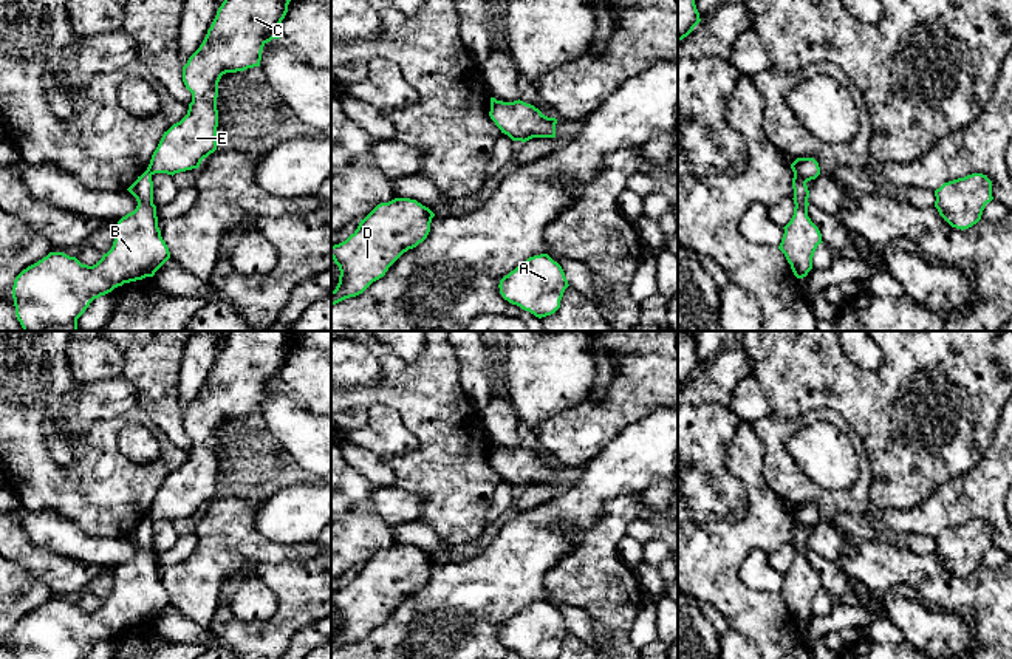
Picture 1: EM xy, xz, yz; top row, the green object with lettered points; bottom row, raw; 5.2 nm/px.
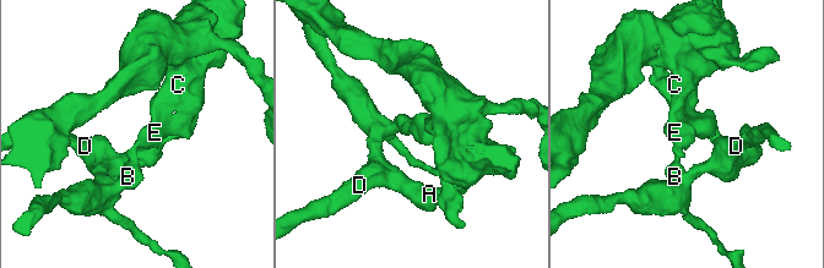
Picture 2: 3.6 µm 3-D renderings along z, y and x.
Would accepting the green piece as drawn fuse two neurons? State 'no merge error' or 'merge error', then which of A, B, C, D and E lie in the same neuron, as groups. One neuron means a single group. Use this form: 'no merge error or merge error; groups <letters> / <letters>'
merge error; groups A B D / C E

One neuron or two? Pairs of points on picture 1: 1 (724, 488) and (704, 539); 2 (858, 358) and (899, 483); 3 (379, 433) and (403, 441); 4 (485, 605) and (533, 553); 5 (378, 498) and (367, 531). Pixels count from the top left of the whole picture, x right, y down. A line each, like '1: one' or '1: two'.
1: two
2: two
3: one
4: one
5: two

